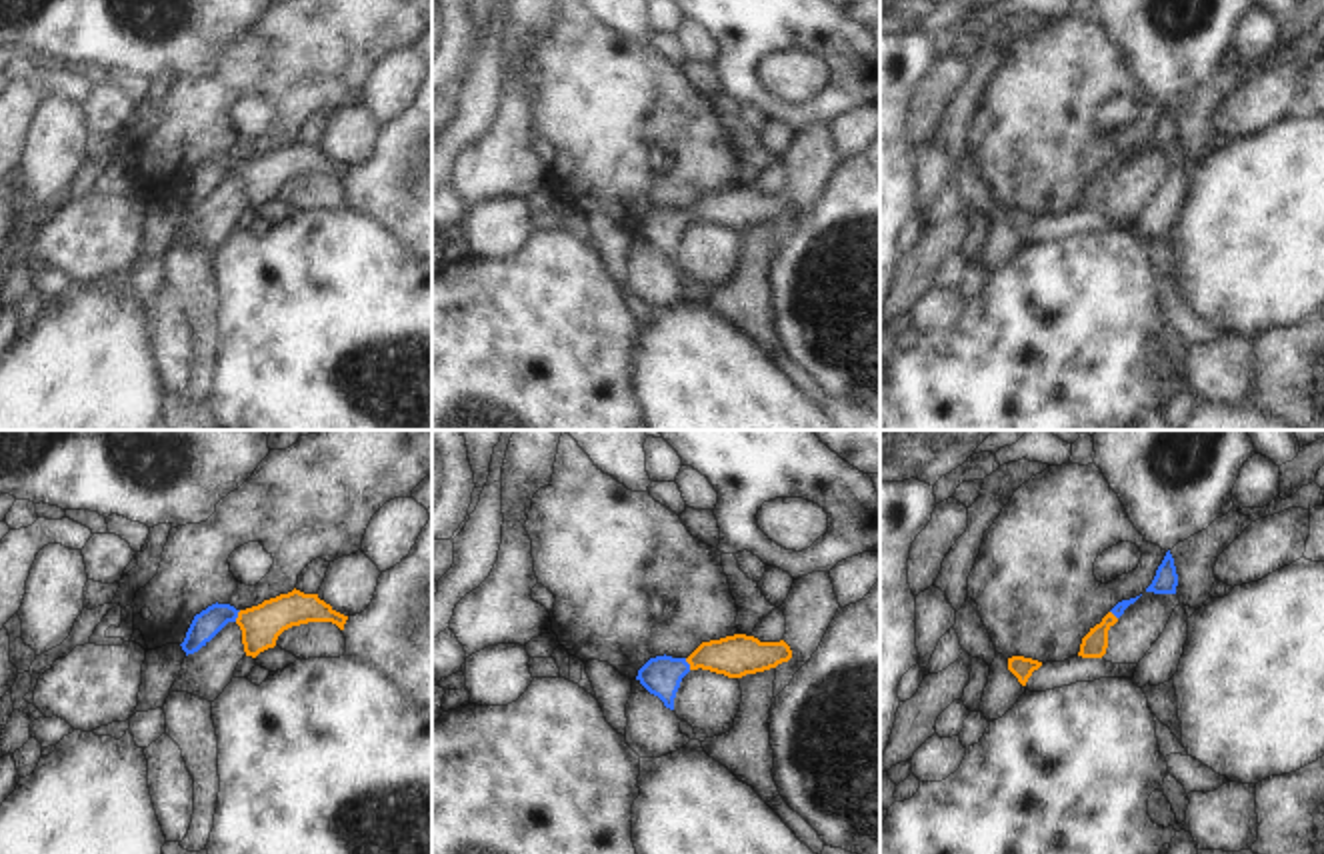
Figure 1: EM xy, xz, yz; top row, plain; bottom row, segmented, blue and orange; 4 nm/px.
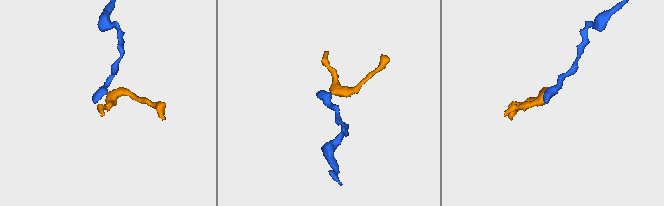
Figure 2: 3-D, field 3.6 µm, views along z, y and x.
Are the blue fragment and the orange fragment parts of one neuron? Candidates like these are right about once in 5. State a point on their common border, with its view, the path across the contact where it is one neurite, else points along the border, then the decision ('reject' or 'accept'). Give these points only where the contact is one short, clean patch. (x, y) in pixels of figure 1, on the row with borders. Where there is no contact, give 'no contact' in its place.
xy (236, 616) | across xy (208, 622), (216, 616), (236, 616), (260, 624) | accept

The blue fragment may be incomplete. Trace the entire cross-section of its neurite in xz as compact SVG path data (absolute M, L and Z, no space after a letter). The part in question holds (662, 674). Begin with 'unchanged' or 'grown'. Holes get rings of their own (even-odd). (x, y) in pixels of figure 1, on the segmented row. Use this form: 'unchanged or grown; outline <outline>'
grown; outline M734 634L720 640L702 642L688 658L656 656L640 670L636 680L666 708L674 710L674 698L682 678L690 670L710 670L728 678L776 668L792 658L790 646L780 642L760 642L754 636Z

